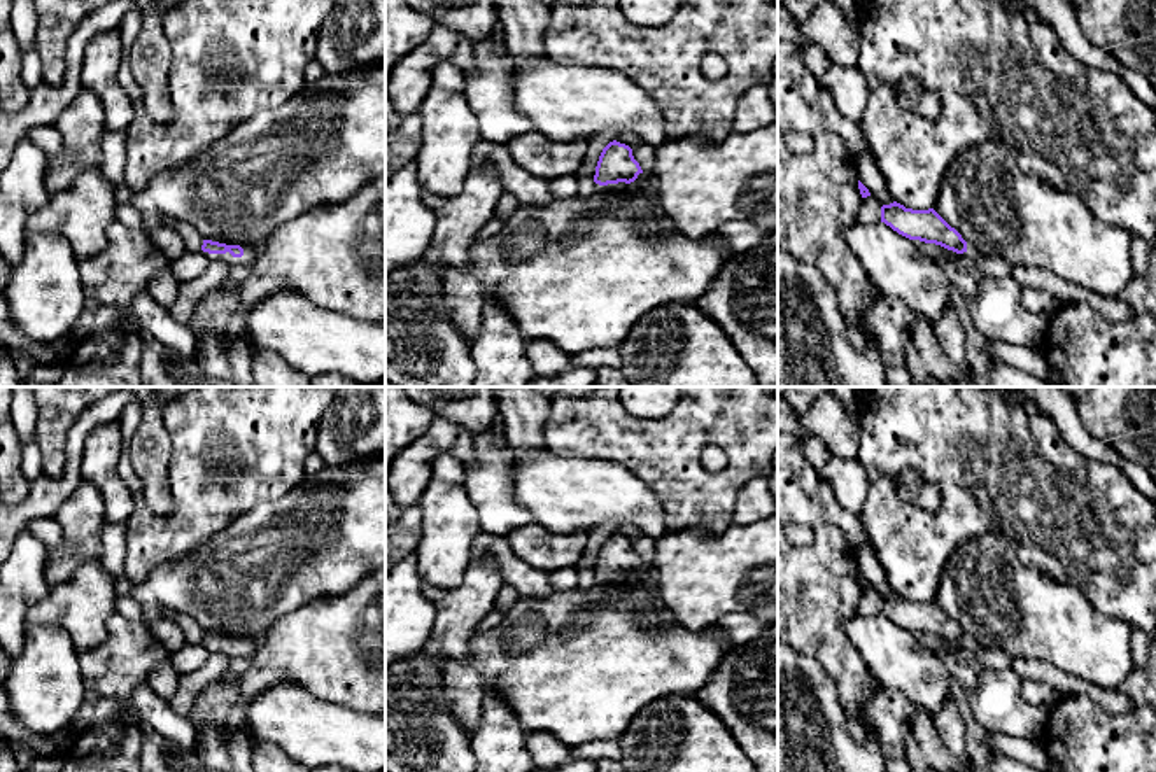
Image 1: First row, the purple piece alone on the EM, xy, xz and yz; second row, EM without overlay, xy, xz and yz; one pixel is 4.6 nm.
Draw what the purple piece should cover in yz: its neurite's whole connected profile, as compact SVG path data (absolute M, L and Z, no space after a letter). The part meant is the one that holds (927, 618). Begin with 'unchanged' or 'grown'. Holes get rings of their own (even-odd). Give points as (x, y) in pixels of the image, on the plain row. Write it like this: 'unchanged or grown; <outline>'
grown; M893 593L881 599L881 614L909 632L941 637L977 656L979 644L969 637L934 600L913 602Z

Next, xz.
grown; M613 532L603 541L594 567L596 583L643 586L650 578L650 567L641 562L629 537Z

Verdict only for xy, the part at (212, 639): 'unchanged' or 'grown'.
grown

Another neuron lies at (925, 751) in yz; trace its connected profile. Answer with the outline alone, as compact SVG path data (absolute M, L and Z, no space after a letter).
M914 707L916 716L906 742L906 760L911 772L974 772L955 758L939 739L932 716Z

